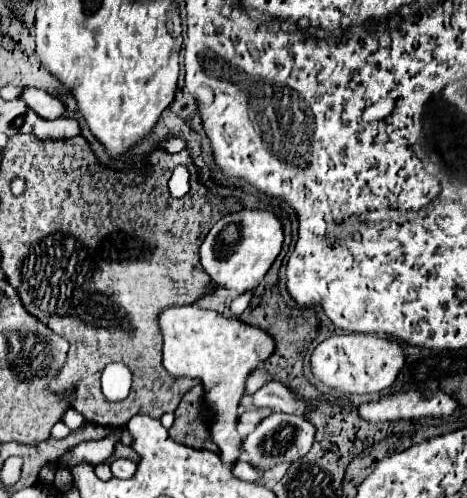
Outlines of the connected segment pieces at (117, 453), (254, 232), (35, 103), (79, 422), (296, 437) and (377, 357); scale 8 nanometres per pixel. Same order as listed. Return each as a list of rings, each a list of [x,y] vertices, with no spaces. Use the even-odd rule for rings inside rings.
[[[116,443],[114,453],[112,453],[112,457],[110,457],[106,463],[110,465],[110,463],[112,463],[112,461],[116,461],[116,459],[130,459],[130,461],[138,463],[138,461],[140,461],[140,455],[138,455],[138,453],[136,453],[132,447],[124,447],[124,445]]]
[[[242,209],[238,213],[224,215],[206,235],[200,247],[200,263],[214,283],[226,289],[238,289],[238,293],[258,287],[266,271],[276,261],[284,241],[284,229],[280,219],[266,209]]]
[[[26,87],[20,99],[22,99],[22,101],[28,101],[28,107],[30,107],[34,113],[38,113],[42,119],[48,119],[48,121],[54,121],[54,119],[62,117],[64,111],[66,111],[66,107],[64,107],[64,103],[62,103],[60,99],[48,95],[48,93],[42,91],[42,89]]]
[[[70,408],[66,411],[66,413],[62,417],[62,421],[67,425],[67,427],[72,431],[76,431],[76,429],[80,429],[80,427],[84,427],[88,421],[84,419],[84,416],[74,408]]]
[[[272,413],[254,429],[254,433],[250,433],[244,439],[242,449],[244,449],[244,453],[248,455],[248,459],[254,467],[258,467],[260,471],[268,471],[274,465],[282,463],[284,459],[286,461],[296,461],[296,459],[304,457],[308,453],[308,449],[312,447],[314,433],[316,433],[316,427],[306,417],[286,415],[286,413]]]
[[[348,333],[348,335],[334,335],[324,339],[312,353],[312,373],[318,381],[324,385],[336,387],[344,393],[380,393],[388,389],[400,369],[406,365],[406,355],[404,349],[384,337],[376,335],[366,335],[366,333]]]

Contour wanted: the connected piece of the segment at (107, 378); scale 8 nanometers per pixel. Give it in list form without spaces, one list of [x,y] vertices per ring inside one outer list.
[[[124,363],[106,365],[101,374],[101,388],[109,401],[121,401],[128,397],[132,385],[132,373]]]

